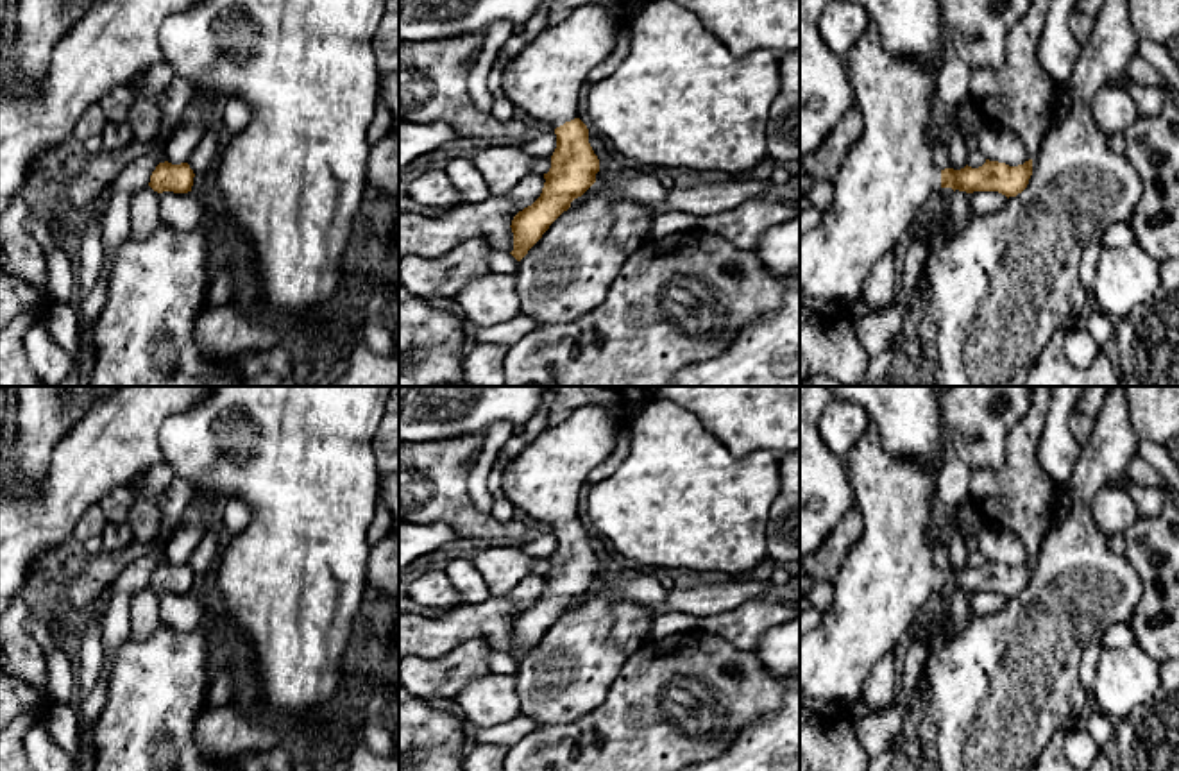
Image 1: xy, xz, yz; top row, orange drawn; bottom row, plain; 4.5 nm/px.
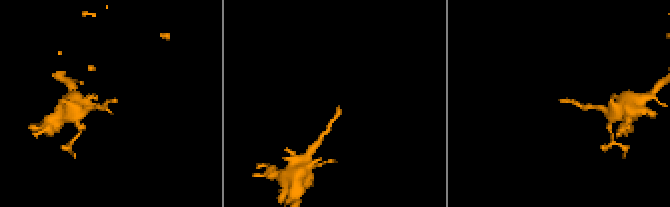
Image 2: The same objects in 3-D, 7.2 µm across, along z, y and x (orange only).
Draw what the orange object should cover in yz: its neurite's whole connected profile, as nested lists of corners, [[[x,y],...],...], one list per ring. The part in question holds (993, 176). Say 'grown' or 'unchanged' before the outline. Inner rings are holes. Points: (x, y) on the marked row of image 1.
grown | [[[871,21],[844,63],[855,104],[862,111],[862,132],[841,163],[832,182],[834,199],[821,213],[821,222],[800,234],[800,297],[807,295],[835,309],[848,309],[861,299],[873,265],[886,252],[902,250],[934,191],[998,191],[1009,199],[1022,193],[1032,175],[1032,159],[1018,166],[986,159],[979,168],[966,165],[961,170],[939,170],[930,138],[937,72],[920,61],[889,54]]]

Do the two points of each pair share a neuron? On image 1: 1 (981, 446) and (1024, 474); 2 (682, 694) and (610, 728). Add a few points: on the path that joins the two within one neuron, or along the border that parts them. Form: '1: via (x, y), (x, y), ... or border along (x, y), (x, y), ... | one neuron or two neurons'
1: border along (1018, 423), (1006, 460), (972, 471) | two neurons
2: via (664, 712), (648, 728), (628, 728) | one neuron

